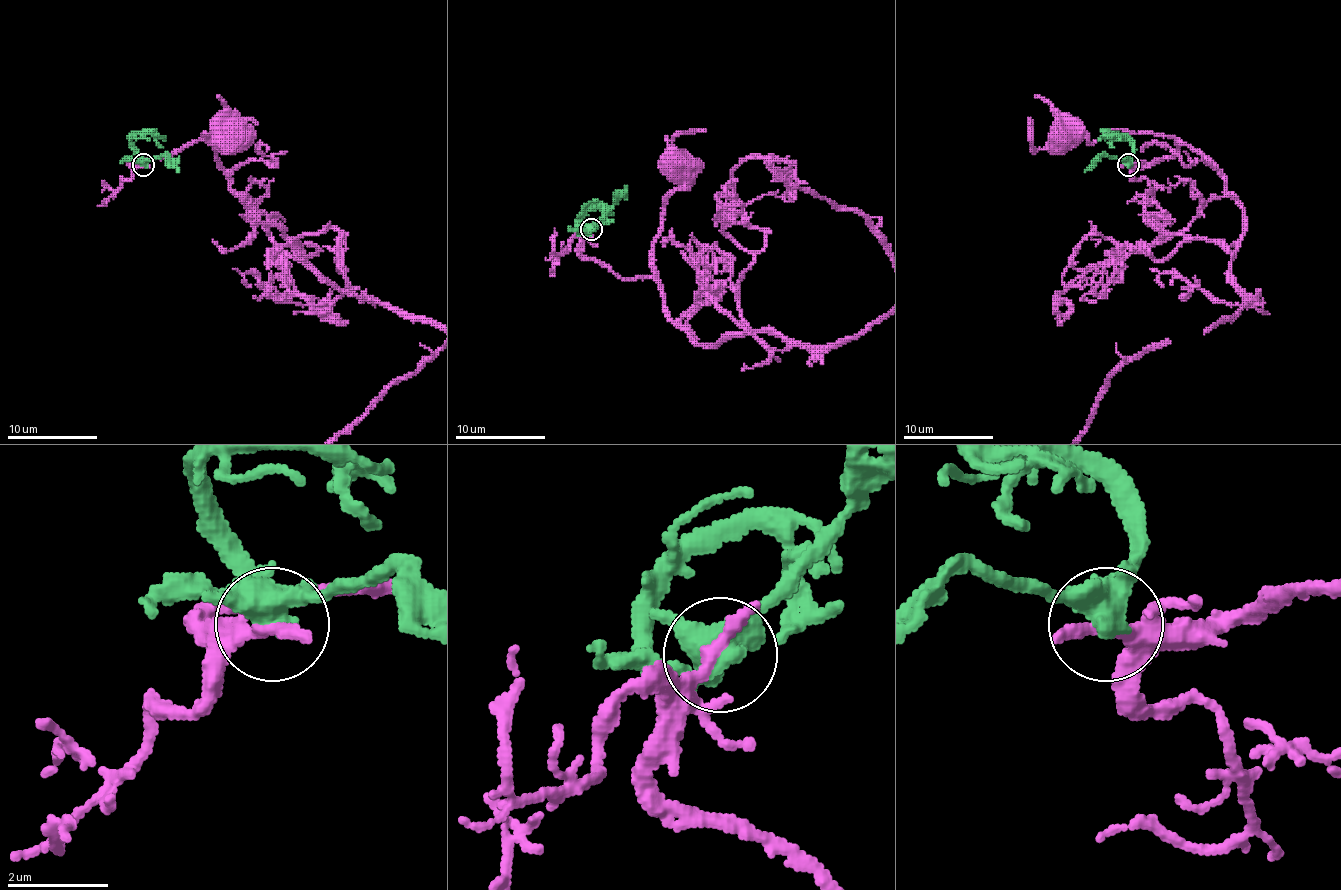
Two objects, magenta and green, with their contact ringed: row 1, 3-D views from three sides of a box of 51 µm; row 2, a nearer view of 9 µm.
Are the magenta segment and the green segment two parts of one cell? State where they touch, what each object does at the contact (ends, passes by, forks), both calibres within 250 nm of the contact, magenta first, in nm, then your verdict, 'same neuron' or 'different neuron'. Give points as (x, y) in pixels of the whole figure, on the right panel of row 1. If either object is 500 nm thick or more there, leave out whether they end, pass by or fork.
place (1128, 164); magenta ends; green forks; calibres 360 and 440 nm; different neuron

